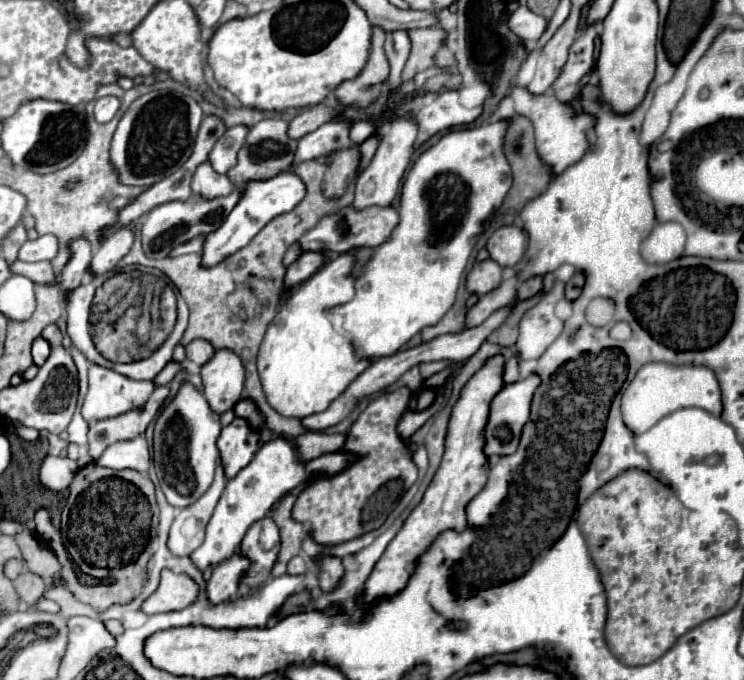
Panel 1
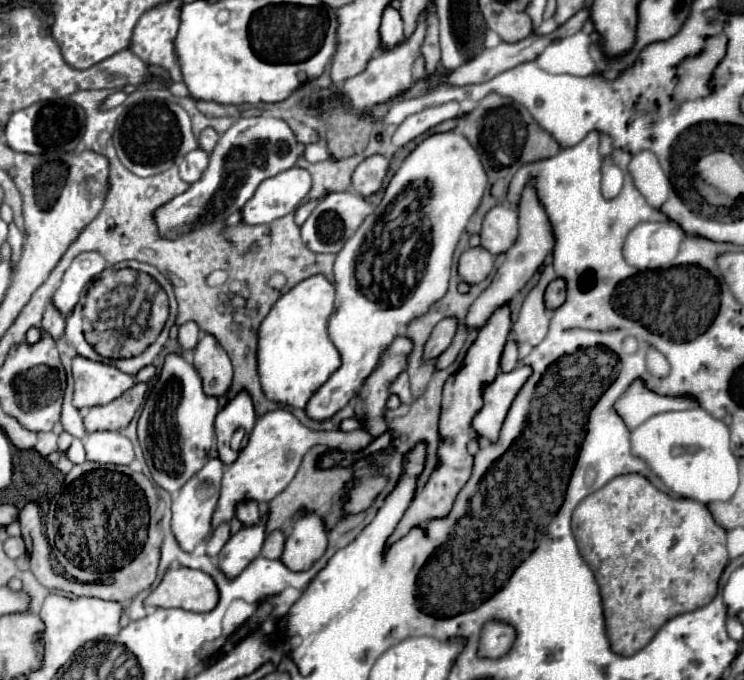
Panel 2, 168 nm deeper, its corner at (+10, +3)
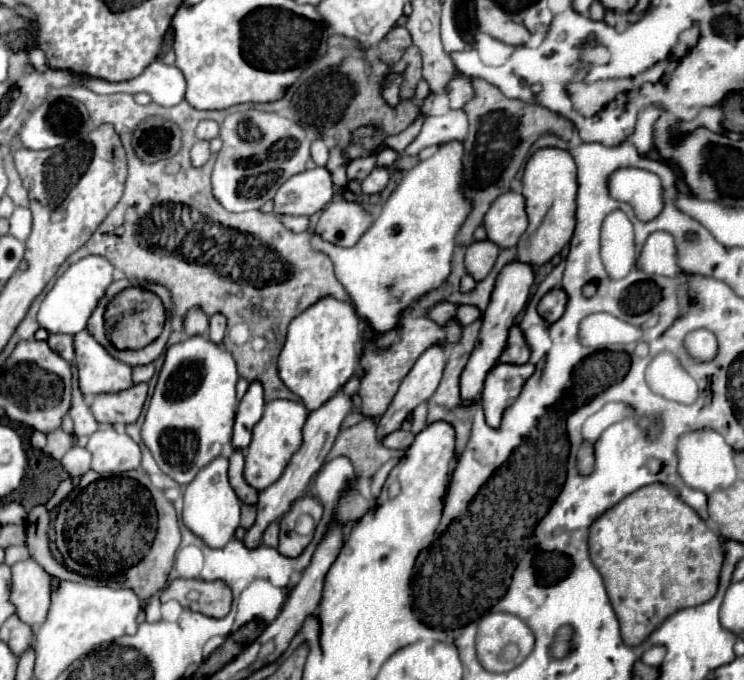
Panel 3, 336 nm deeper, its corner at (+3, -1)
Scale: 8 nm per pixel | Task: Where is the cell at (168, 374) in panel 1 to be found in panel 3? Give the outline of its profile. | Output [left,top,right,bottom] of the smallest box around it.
[132,364,154,384]

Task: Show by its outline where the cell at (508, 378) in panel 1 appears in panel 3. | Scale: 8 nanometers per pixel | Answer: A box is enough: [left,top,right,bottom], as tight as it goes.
[500,326,530,364]

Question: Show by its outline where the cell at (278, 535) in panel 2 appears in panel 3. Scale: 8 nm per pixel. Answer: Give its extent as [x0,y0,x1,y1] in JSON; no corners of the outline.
[262,522,280,548]

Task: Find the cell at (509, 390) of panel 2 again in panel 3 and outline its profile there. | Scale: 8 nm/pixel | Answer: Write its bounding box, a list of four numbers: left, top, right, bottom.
[482,364,534,428]

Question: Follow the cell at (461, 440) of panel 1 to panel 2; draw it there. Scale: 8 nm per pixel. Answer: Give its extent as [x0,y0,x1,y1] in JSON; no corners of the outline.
[389,304,511,544]

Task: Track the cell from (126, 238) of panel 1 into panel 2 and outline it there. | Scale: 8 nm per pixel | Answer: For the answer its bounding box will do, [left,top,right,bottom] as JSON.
[51,252,107,318]

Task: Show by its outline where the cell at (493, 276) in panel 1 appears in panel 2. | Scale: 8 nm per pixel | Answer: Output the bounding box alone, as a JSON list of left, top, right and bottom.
[459,246,495,284]

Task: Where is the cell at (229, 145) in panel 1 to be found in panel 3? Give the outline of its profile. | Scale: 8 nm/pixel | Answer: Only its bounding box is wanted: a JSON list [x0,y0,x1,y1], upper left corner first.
[196,120,220,140]

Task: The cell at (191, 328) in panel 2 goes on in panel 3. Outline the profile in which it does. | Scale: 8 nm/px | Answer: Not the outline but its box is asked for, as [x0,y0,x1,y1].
[184,308,208,336]

